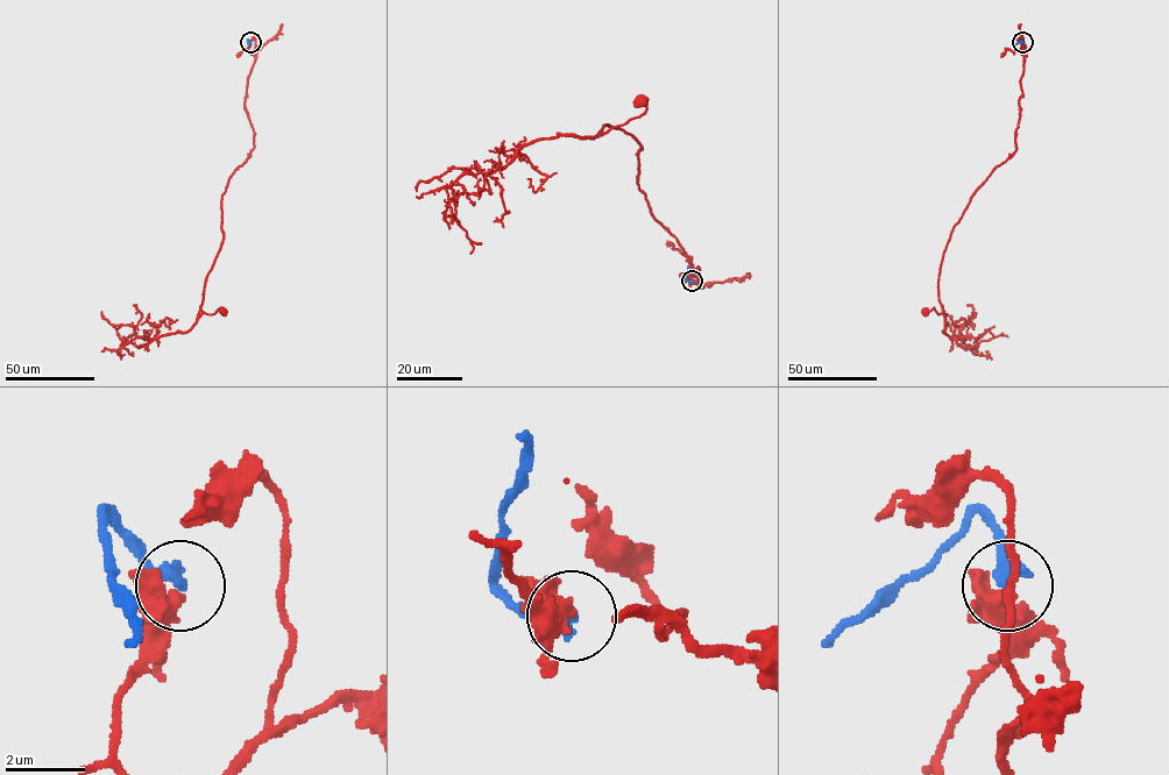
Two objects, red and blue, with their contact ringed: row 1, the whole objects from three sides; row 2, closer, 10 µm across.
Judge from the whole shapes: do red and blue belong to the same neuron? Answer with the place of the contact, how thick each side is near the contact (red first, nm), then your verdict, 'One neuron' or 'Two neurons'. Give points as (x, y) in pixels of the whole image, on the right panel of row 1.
Place: (1022, 42). Thickness 360 nm (red) against 400 nm. Two neurons

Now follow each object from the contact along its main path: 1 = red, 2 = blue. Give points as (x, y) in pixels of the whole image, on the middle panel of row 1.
1: (692, 281), (681, 274), (698, 268), (639, 189), (640, 146), (608, 125), (594, 137), (640, 116), (639, 100)
2: (692, 281), (686, 278), (687, 265)

